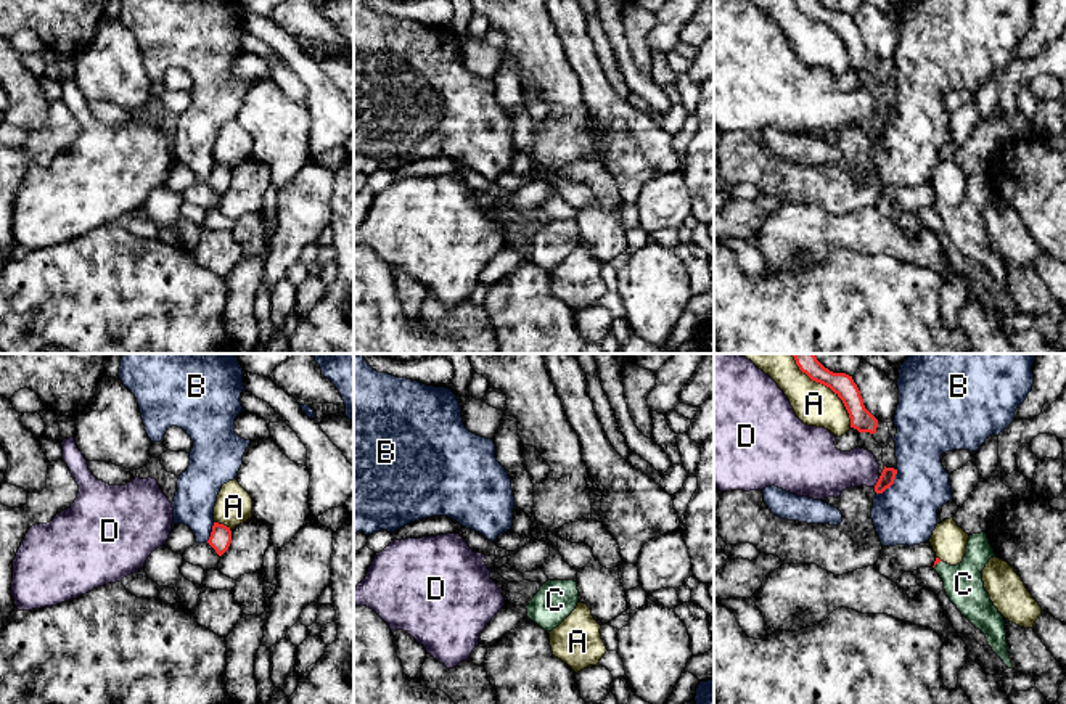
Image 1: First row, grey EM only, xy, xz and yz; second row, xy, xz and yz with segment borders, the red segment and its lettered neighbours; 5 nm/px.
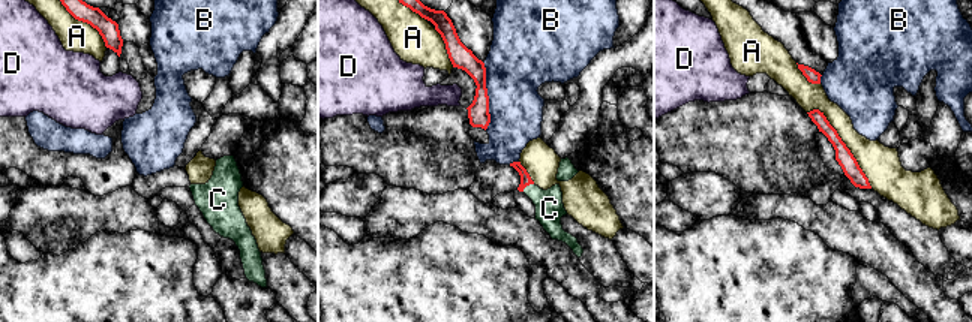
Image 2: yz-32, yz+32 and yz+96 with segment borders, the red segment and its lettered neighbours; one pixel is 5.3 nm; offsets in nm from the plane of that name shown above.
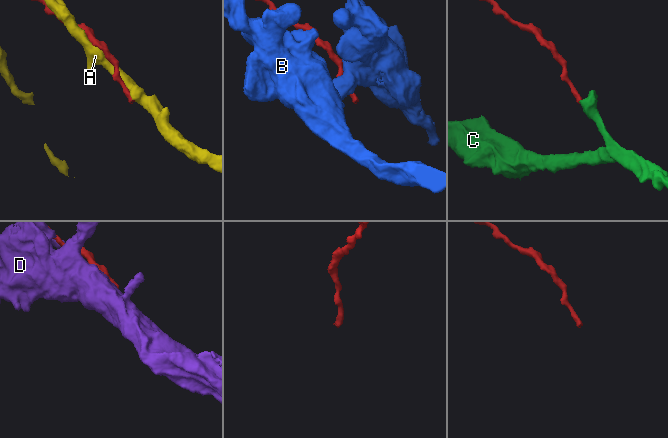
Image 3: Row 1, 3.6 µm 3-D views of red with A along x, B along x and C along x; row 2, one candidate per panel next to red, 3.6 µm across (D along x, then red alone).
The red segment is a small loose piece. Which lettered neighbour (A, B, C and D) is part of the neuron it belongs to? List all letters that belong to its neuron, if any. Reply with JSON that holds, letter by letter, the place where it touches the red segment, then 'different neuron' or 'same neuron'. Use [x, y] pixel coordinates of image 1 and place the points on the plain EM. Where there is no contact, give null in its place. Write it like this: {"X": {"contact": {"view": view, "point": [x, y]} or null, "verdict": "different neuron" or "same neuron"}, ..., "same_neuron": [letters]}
{"A": {"contact": {"view": "yz", "point": [830, 28]}, "verdict": "different neuron"}, "B": {"contact": {"view": "yz", "point": [891, 124]}, "verdict": "different neuron"}, "C": {"contact": {"view": "yz", "point": [936, 203]}, "verdict": "same neuron"}, "D": {"contact": {"view": "yz", "point": [878, 121]}, "verdict": "different neuron"}, "same_neuron": ["C"]}

